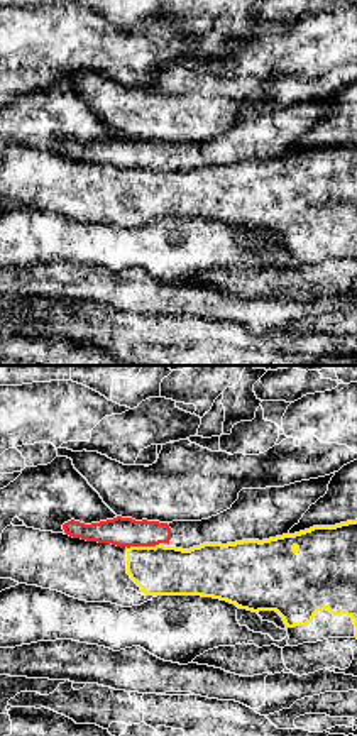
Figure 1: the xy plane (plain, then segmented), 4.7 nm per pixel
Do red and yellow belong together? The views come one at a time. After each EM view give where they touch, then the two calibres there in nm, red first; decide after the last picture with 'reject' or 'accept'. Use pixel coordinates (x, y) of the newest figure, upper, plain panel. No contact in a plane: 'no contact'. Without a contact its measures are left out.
contact (142, 166); calibres 140 and 240 nm

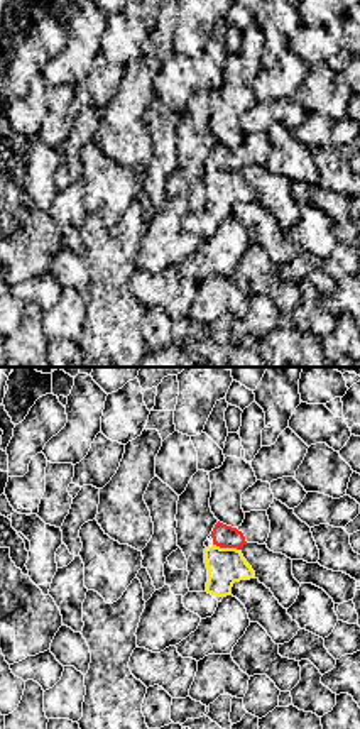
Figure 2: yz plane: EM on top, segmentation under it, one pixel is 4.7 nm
contact (227, 168); calibres 110 and 180 nm

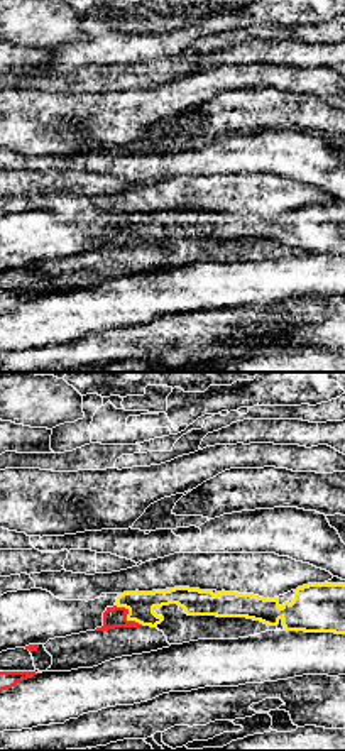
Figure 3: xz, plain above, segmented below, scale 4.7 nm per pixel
contact (125, 237); calibres 100 and 130 nm

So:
reject

